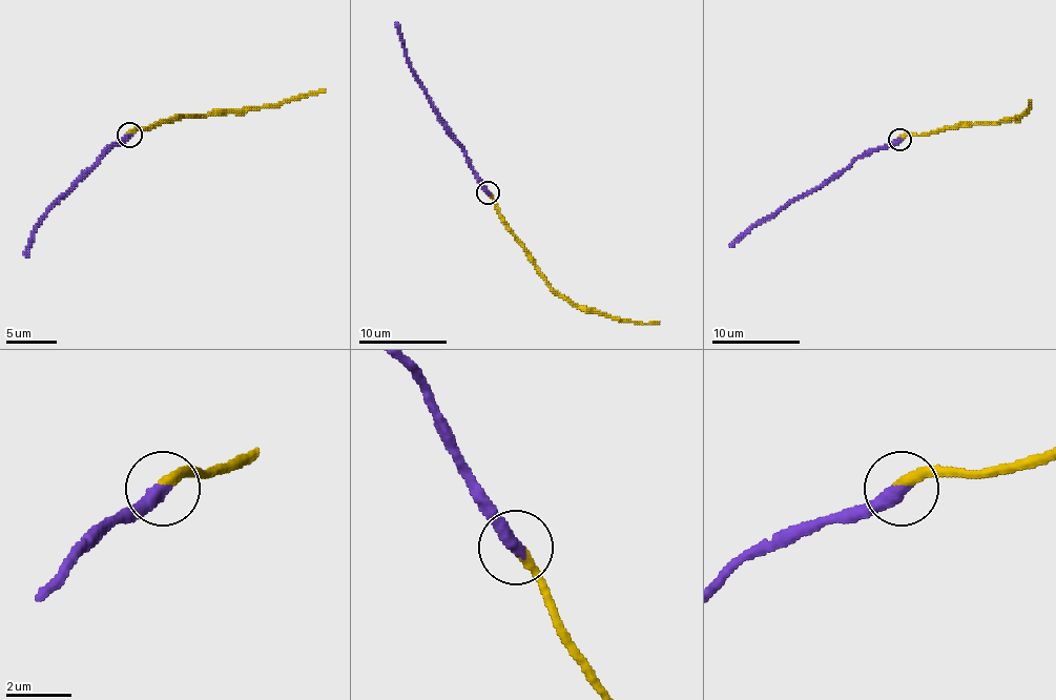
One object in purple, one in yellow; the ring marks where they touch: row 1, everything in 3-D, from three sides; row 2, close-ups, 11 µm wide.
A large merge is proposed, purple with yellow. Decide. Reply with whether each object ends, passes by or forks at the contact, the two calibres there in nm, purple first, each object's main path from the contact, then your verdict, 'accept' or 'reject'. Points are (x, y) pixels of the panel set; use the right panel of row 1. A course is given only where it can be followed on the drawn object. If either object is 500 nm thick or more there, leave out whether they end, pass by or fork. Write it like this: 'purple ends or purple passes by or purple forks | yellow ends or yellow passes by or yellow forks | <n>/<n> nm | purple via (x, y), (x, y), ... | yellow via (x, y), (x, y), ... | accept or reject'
purple ends | yellow ends | 440/340 nm | purple via (899, 140), (853, 160), (815, 188), (765, 218), (729, 246) | yellow via (899, 138), (1013, 120), (1031, 106), (1029, 100) | accept

